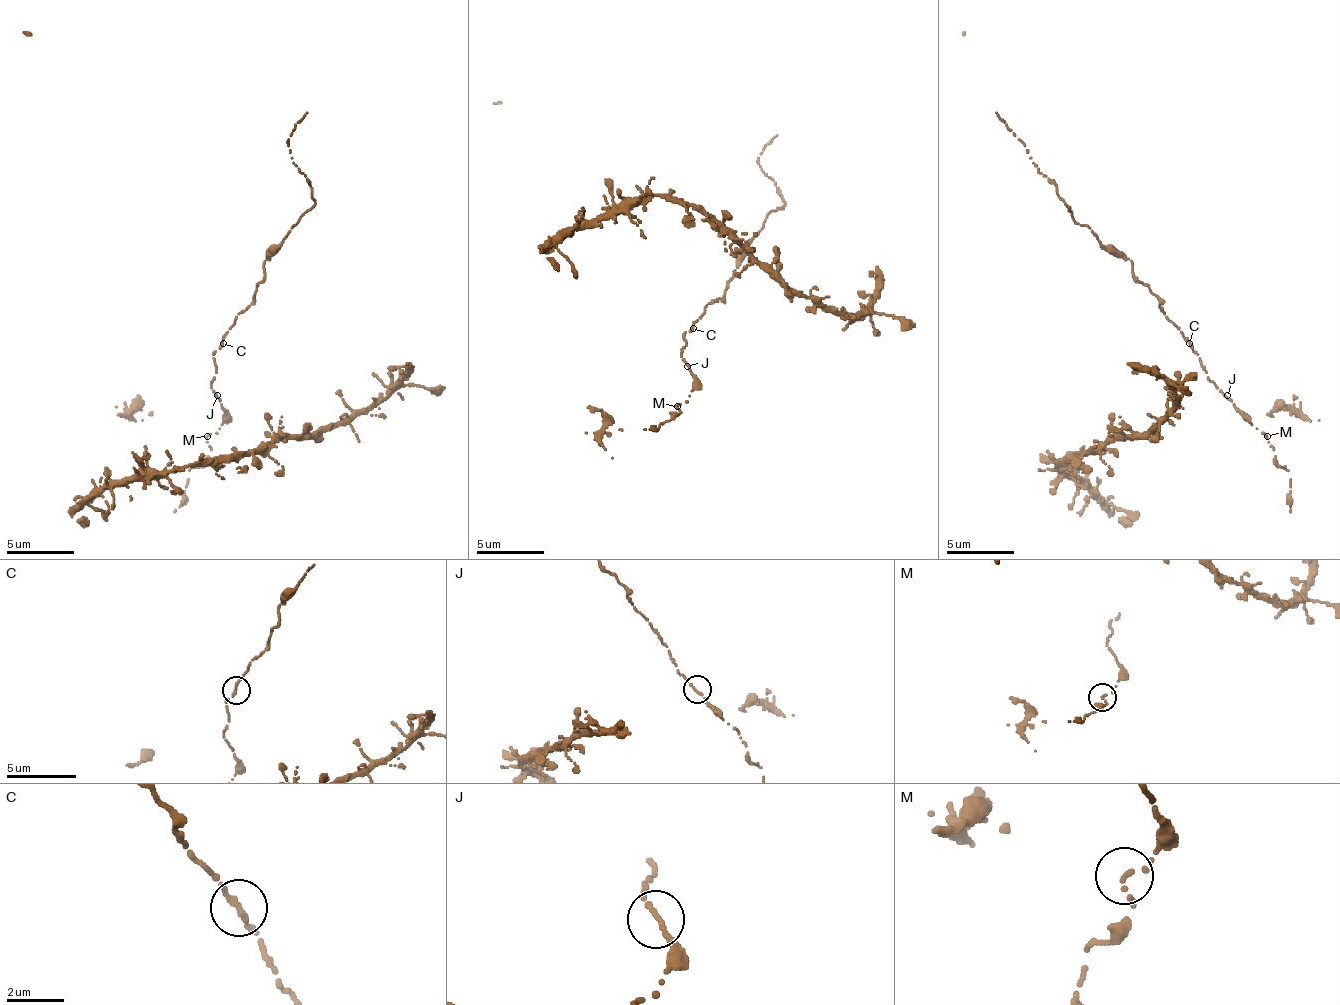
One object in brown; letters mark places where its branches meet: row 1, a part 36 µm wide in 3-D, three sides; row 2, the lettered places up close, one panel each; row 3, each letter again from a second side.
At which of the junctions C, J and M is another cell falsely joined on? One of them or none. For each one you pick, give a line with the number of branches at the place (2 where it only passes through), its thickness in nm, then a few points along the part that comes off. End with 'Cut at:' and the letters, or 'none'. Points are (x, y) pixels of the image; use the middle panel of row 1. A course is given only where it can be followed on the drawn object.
Cut at: none

